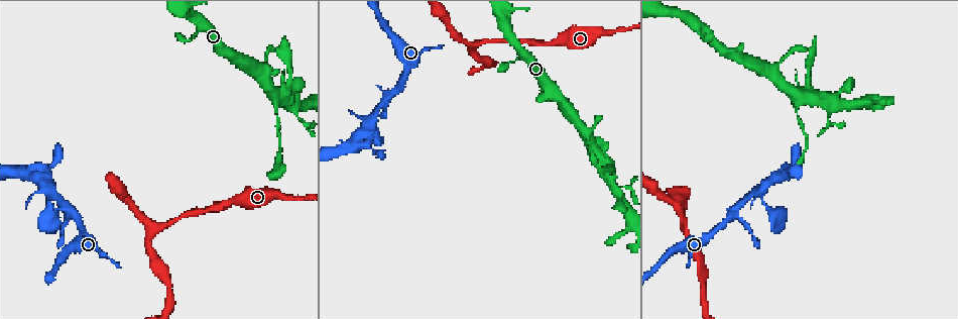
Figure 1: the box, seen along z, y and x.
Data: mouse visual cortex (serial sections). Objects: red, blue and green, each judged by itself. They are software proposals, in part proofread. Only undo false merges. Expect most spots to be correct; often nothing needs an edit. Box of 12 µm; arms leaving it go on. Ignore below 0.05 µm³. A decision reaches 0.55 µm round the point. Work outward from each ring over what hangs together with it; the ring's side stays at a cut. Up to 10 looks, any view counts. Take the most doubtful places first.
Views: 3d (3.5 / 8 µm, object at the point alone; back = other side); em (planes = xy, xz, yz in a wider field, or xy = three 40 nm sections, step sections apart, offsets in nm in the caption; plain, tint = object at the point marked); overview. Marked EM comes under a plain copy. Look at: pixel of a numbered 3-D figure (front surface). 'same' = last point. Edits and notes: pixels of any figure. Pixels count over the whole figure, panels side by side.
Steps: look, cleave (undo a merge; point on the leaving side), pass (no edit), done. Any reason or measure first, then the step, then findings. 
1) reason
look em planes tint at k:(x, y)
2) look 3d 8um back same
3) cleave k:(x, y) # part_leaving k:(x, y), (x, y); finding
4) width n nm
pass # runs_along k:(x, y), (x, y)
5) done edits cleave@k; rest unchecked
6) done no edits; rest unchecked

branch point
look 3d 3.5um back at 1:(683, 226)

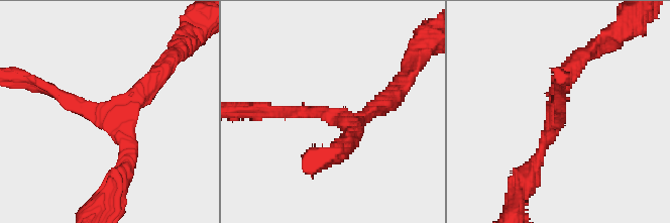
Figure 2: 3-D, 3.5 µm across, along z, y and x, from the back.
arms 3; arm_widths 200, 200, 250 nm; need the tissue
look em xy step 5 tint at 2:(558, 116)

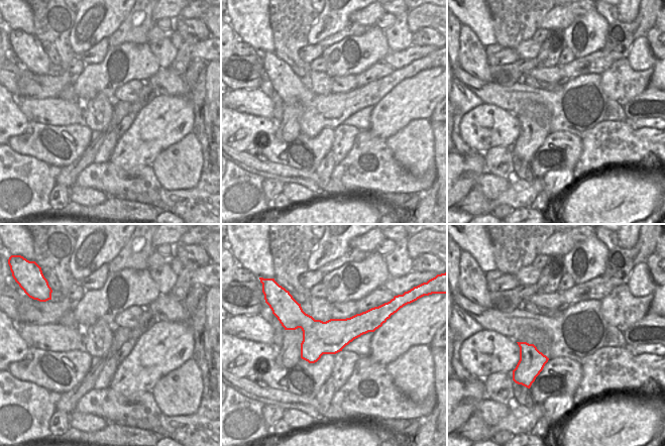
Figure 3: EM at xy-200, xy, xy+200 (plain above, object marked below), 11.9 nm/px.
pass # continuous, no second cell

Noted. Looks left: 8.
a fork
look em xy step 5 tint at 1:(396, 91)

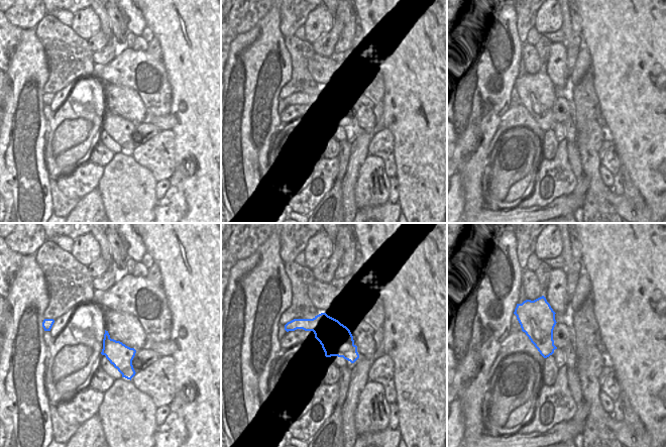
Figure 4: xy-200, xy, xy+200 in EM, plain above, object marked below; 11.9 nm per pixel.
see where the arms go
look 3d 3.5um same

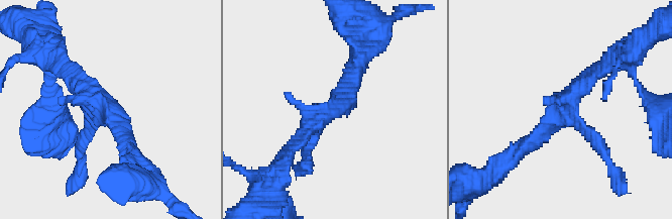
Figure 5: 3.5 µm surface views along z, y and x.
pass # runs_along 5:(511, 159), (590, 79); continuous, no second cell

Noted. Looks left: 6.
sudden change in width
look 3d 3.5um at 1:(776, 213)

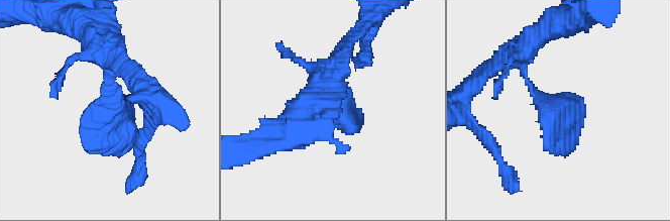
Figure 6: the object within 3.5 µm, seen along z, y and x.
look em planes tint at 6:(111, 111)

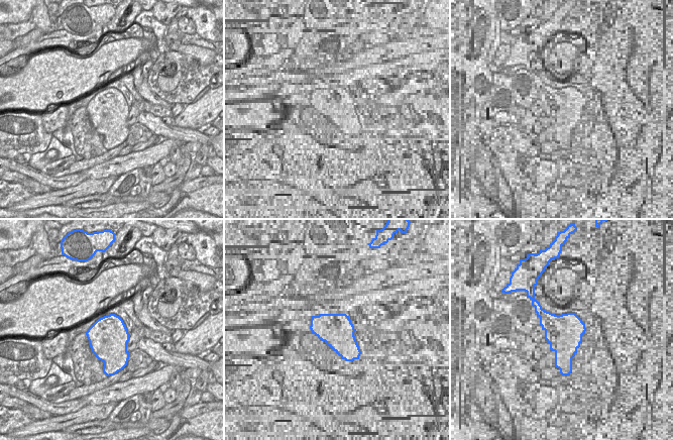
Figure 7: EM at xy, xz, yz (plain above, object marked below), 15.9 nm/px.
another direction
look em xy step 2 tint same

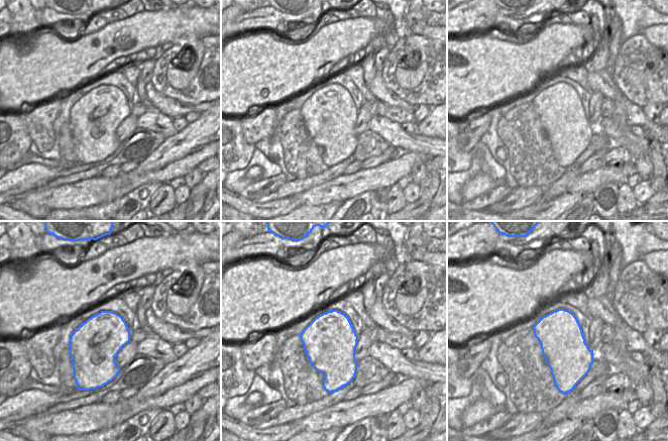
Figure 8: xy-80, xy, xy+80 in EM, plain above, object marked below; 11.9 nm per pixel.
width 650 nm
pass # runs_along 6:(516, 56), (531, 87), (567, 121), (565, 154); all the same cell

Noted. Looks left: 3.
calibre changes
look em xy step 2 tint at 1:(609, 31)

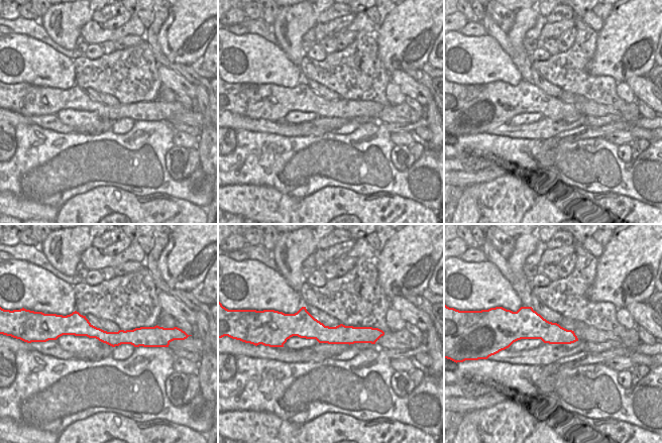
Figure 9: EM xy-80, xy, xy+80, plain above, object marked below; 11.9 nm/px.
see where the arms go
look 3d 3.5um back same

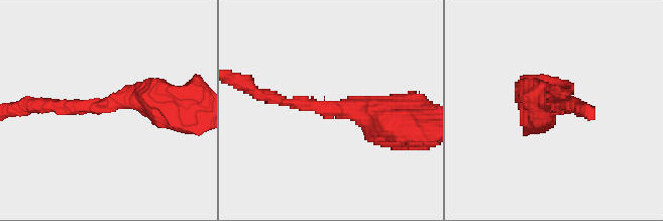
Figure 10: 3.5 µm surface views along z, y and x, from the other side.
arm_widths 200, 500 nm
pass # runs_along 9:(288, 331), (374, 338); one cell here

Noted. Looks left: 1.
done no edits; rest unchecked

